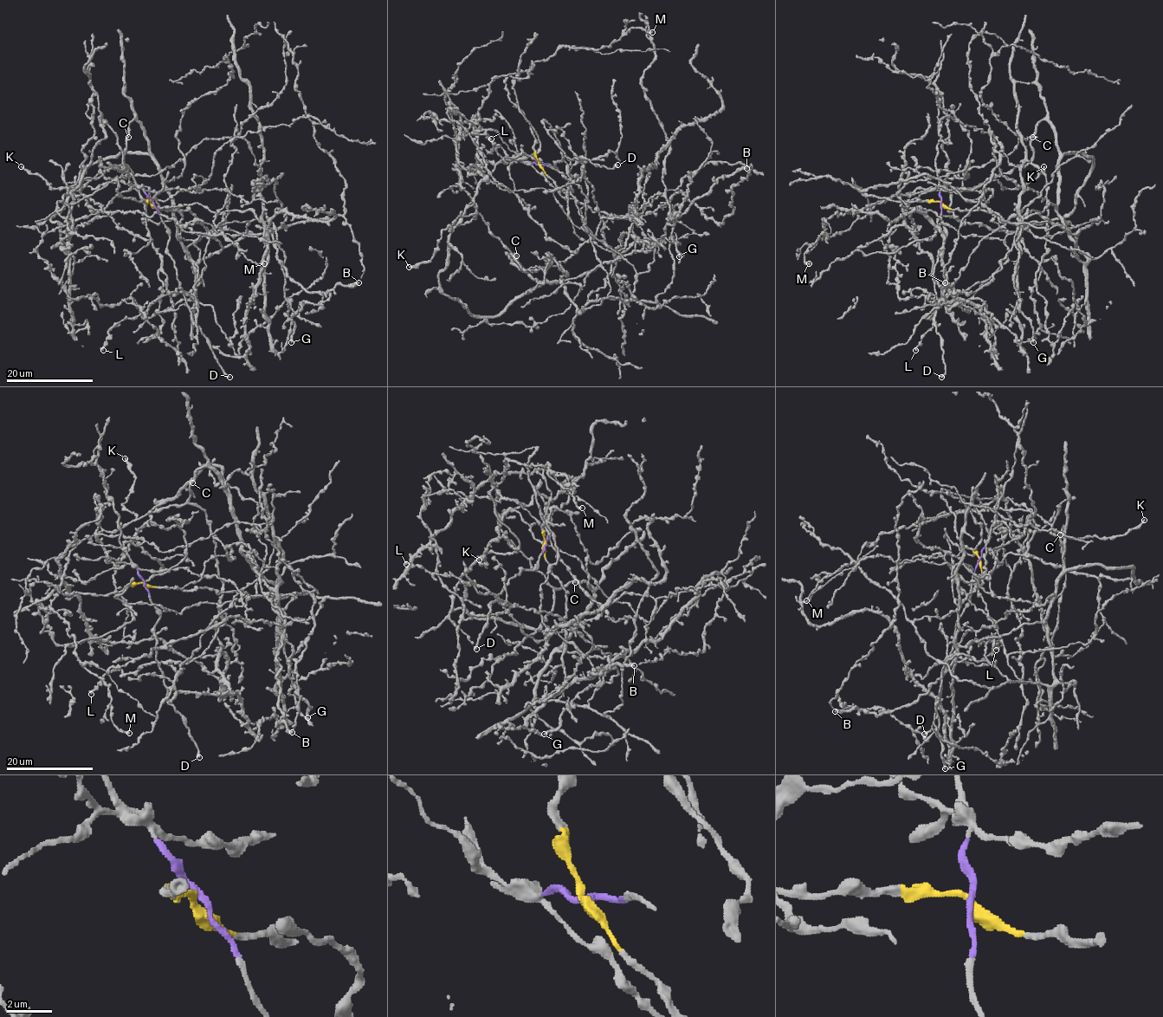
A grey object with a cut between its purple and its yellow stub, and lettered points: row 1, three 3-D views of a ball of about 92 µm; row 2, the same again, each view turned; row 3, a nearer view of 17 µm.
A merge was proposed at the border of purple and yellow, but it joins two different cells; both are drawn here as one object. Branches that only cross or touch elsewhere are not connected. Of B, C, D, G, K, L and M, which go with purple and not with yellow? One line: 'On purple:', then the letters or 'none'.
On purple: D

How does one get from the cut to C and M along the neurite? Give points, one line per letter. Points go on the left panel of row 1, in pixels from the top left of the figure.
C: (151, 202), (188, 210), (222, 246), (190, 257), (136, 119), (128, 137)
M: (151, 202), (123, 197), (112, 180), (56, 202), (71, 192), (106, 211), (160, 213), (265, 262)

